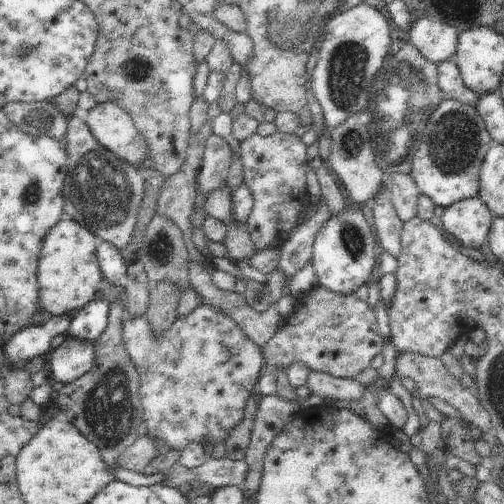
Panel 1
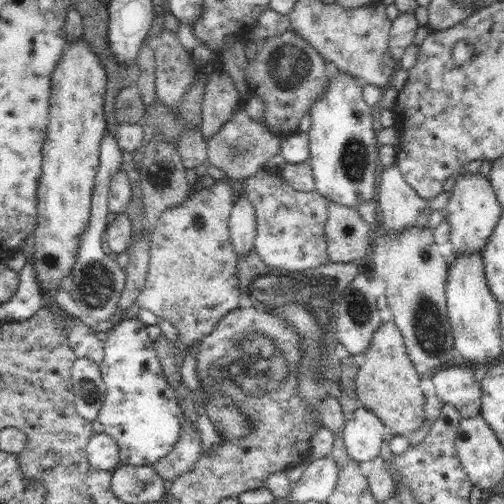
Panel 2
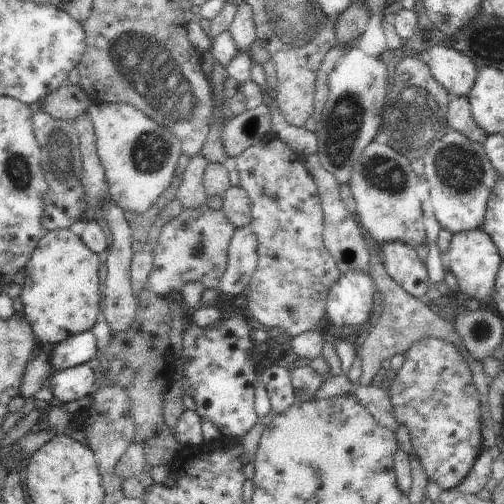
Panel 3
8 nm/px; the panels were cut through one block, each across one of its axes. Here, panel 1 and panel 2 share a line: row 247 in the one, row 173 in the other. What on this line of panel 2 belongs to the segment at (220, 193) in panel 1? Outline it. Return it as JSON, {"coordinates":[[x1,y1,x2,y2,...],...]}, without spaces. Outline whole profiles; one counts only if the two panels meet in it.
{"coordinates":[[241,108,231,116,229,122,221,126,221,130,211,140,207,140,207,162,223,170,229,180,243,182,245,178,253,176,261,166,265,166,271,156,279,154,279,150,281,150,279,136,263,128,259,122,251,120,247,112]]}

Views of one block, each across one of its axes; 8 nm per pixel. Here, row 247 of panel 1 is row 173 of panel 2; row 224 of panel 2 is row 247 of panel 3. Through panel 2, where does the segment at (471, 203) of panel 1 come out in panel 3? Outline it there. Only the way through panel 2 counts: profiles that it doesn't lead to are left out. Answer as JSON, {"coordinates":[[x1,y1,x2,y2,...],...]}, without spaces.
{"coordinates":[[463,230,453,234,451,242,449,242,449,250,447,250,447,258,445,262,449,264,449,272,455,276,459,292,467,298,467,300,477,300,483,302,487,296,493,296,493,286,495,286,495,274,499,270,501,258,497,248,493,246,491,238,481,230]]}

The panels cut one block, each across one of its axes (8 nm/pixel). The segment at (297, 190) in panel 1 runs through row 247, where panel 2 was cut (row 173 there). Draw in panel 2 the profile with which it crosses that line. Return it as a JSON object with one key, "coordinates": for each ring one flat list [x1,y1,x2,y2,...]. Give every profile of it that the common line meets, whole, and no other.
{"coordinates":[[261,166,253,176,243,180,245,196,255,212,257,230,253,238,255,254,267,268,285,270,287,274,293,272,309,272,317,266,329,264,329,256,325,254,325,198,313,192,293,190,285,178,277,174,271,176,265,166]]}

